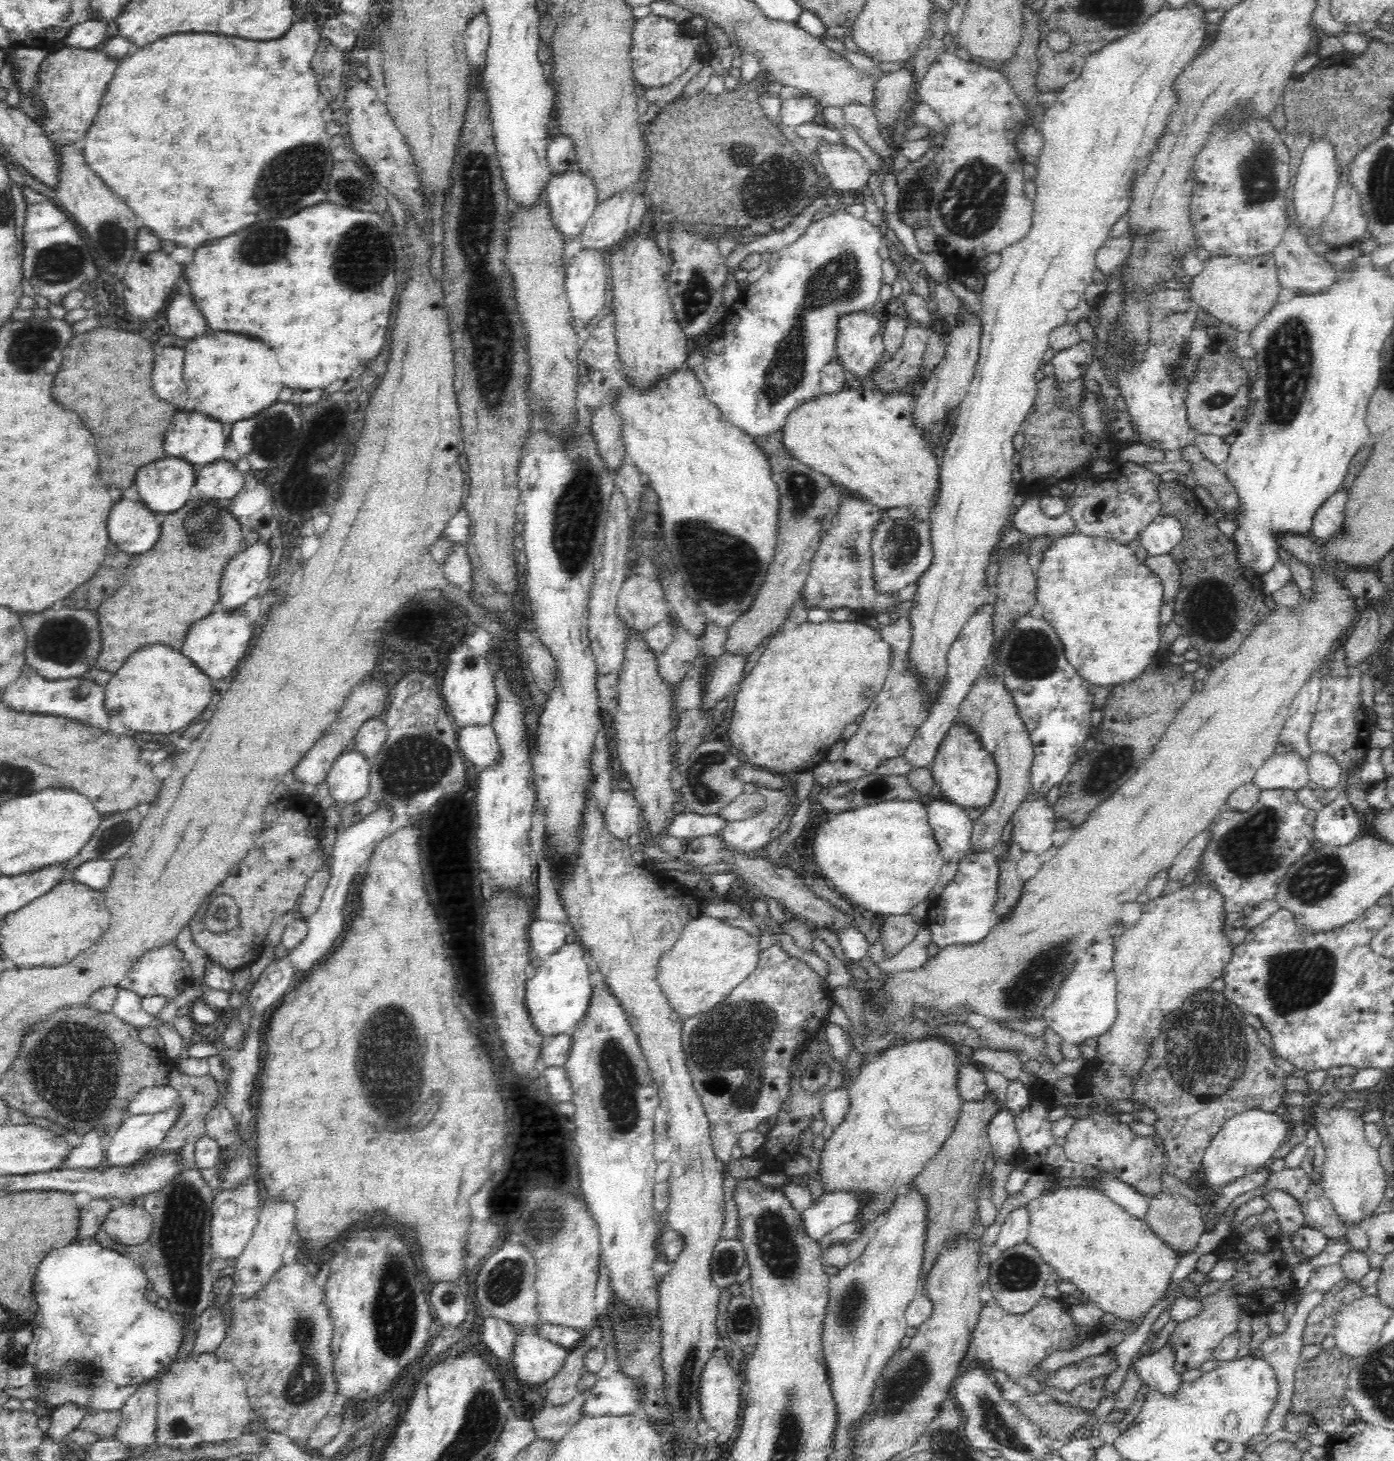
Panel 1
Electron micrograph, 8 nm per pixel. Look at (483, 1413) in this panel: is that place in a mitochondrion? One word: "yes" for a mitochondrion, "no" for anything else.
yes

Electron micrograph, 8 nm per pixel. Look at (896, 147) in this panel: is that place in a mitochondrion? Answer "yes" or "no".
no

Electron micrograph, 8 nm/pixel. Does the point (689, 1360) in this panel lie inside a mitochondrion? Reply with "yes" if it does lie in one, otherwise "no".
yes

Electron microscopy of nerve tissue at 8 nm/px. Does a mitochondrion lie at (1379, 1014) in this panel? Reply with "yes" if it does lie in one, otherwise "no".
no

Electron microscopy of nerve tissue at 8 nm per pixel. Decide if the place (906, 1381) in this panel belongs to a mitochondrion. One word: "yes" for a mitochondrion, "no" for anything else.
yes

